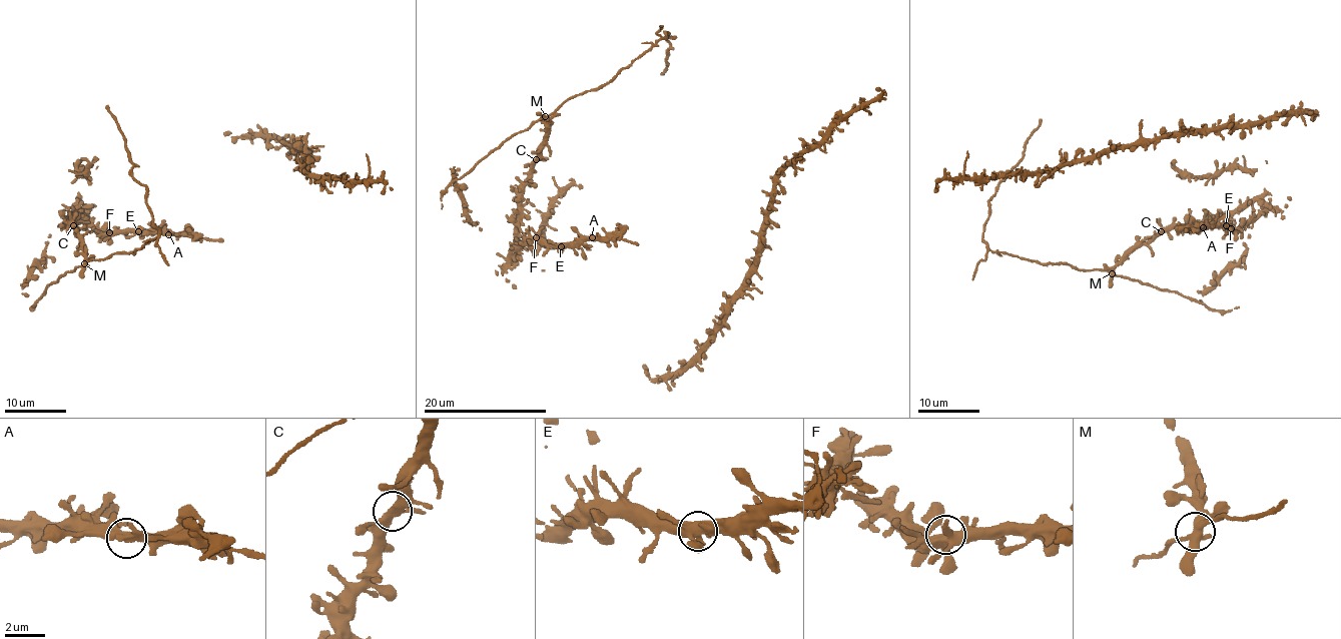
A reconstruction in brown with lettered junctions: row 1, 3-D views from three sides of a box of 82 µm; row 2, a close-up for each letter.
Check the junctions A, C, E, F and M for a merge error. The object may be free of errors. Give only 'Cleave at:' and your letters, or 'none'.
Cleave at: M

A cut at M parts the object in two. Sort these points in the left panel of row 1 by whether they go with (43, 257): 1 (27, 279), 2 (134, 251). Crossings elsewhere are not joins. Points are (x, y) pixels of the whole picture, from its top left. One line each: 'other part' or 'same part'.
1: same part
2: other part

